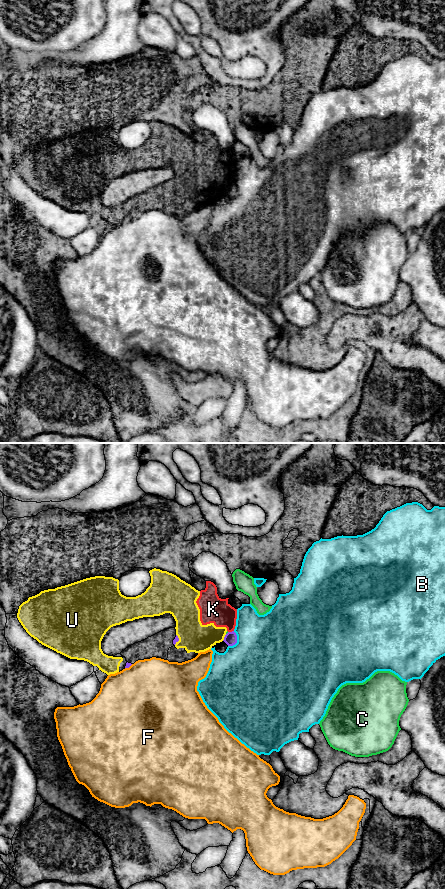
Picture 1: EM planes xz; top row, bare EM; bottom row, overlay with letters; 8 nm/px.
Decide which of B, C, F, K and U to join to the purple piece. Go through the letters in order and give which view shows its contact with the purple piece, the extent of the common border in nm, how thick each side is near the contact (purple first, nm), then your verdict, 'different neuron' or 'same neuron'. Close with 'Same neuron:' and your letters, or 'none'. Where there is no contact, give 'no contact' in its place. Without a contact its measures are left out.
B: meets purple in xz; contact 140 nm long; 100 nm thick on the purple side, 500 nm on the other; different neuron
C: meets purple in xz; contact 30 nm long; 100 nm thick on the purple side, 20 nm on the other; different neuron
F: meets purple in xz; contact 70 nm long; 40 nm thick on the purple side, 500 nm on the other; different neuron
K: meets purple in xz; contact 50 nm long; 100 nm thick on the purple side, 220 nm on the other; different neuron
U: meets purple in xz; contact 70 nm long; 100 nm thick on the purple side, 240 nm on the other; different neuron
Same neuron: none

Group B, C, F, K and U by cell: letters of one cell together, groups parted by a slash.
B / C / F / K U

